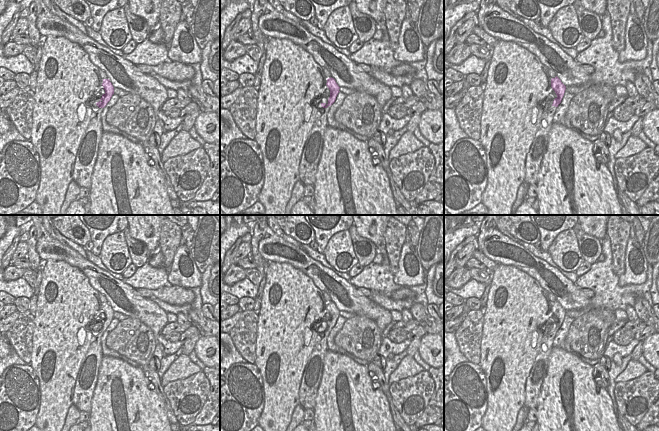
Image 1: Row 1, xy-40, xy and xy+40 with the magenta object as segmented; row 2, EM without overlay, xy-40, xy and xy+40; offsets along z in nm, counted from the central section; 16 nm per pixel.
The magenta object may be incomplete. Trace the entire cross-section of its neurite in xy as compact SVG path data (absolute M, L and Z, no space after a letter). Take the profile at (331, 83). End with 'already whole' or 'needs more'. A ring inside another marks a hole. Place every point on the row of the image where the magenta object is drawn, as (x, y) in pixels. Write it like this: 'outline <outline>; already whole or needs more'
outline M328 78L326 85L329 91L325 97L325 102L321 103L324 109L321 111L321 116L315 120L307 137L299 164L299 181L304 185L314 186L315 184L315 174L317 173L317 167L323 149L324 133L328 126L327 114L340 92L340 87L334 78Z; needs more

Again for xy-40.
outline M103 79L102 86L105 91L100 101L96 103L100 109L97 115L91 119L87 130L81 138L74 163L73 181L75 181L79 187L85 187L87 189L91 188L91 176L103 133L101 112L114 94L114 87L109 79Z; needs more

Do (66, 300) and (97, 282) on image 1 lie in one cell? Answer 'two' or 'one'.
two

